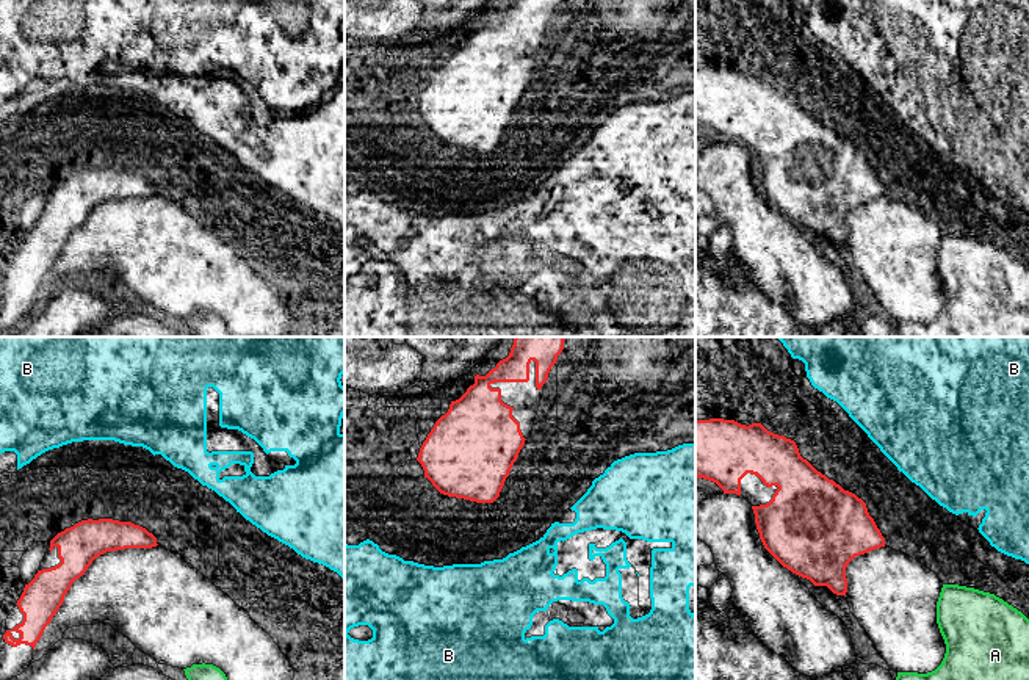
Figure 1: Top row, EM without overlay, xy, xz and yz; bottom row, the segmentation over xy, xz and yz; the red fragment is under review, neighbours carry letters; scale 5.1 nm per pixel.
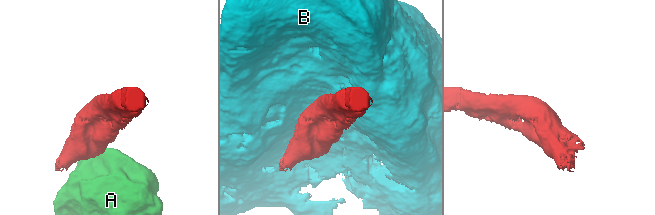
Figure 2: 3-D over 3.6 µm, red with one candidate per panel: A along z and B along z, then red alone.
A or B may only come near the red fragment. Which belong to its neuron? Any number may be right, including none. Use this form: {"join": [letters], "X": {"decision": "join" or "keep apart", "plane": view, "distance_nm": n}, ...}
{"join": [], "A": {"decision": "keep apart", "plane": "yz", "distance_nm": 360}, "B": {"decision": "keep apart", "plane": "yz", "distance_nm": 240}}

